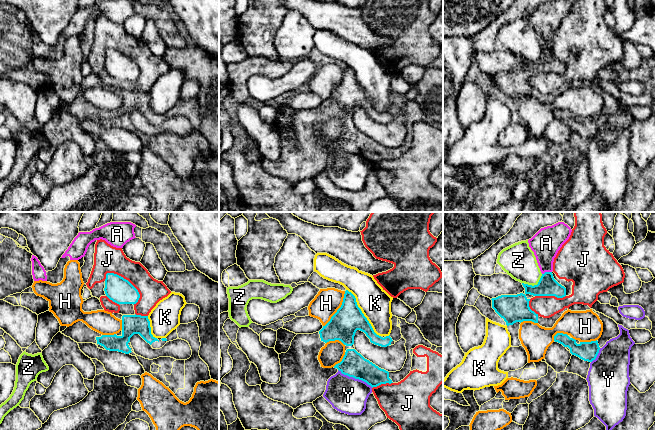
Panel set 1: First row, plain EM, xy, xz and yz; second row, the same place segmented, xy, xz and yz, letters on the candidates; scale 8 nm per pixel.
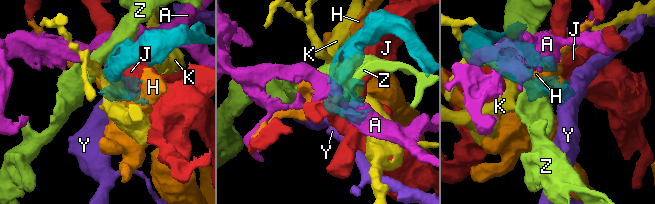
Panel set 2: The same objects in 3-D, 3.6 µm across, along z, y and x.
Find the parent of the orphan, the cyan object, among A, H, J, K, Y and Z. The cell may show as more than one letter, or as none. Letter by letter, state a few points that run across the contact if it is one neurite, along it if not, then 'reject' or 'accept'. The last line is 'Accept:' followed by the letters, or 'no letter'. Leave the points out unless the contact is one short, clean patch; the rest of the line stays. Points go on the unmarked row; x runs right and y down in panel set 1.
A: yz (551, 47), (545, 47), (542, 50) | reject
H: reject
J: reject
K: reject
Y: xz (338, 145), (344, 150), (365, 157), (372, 163) | reject
Z: reject
Accept: no letter

